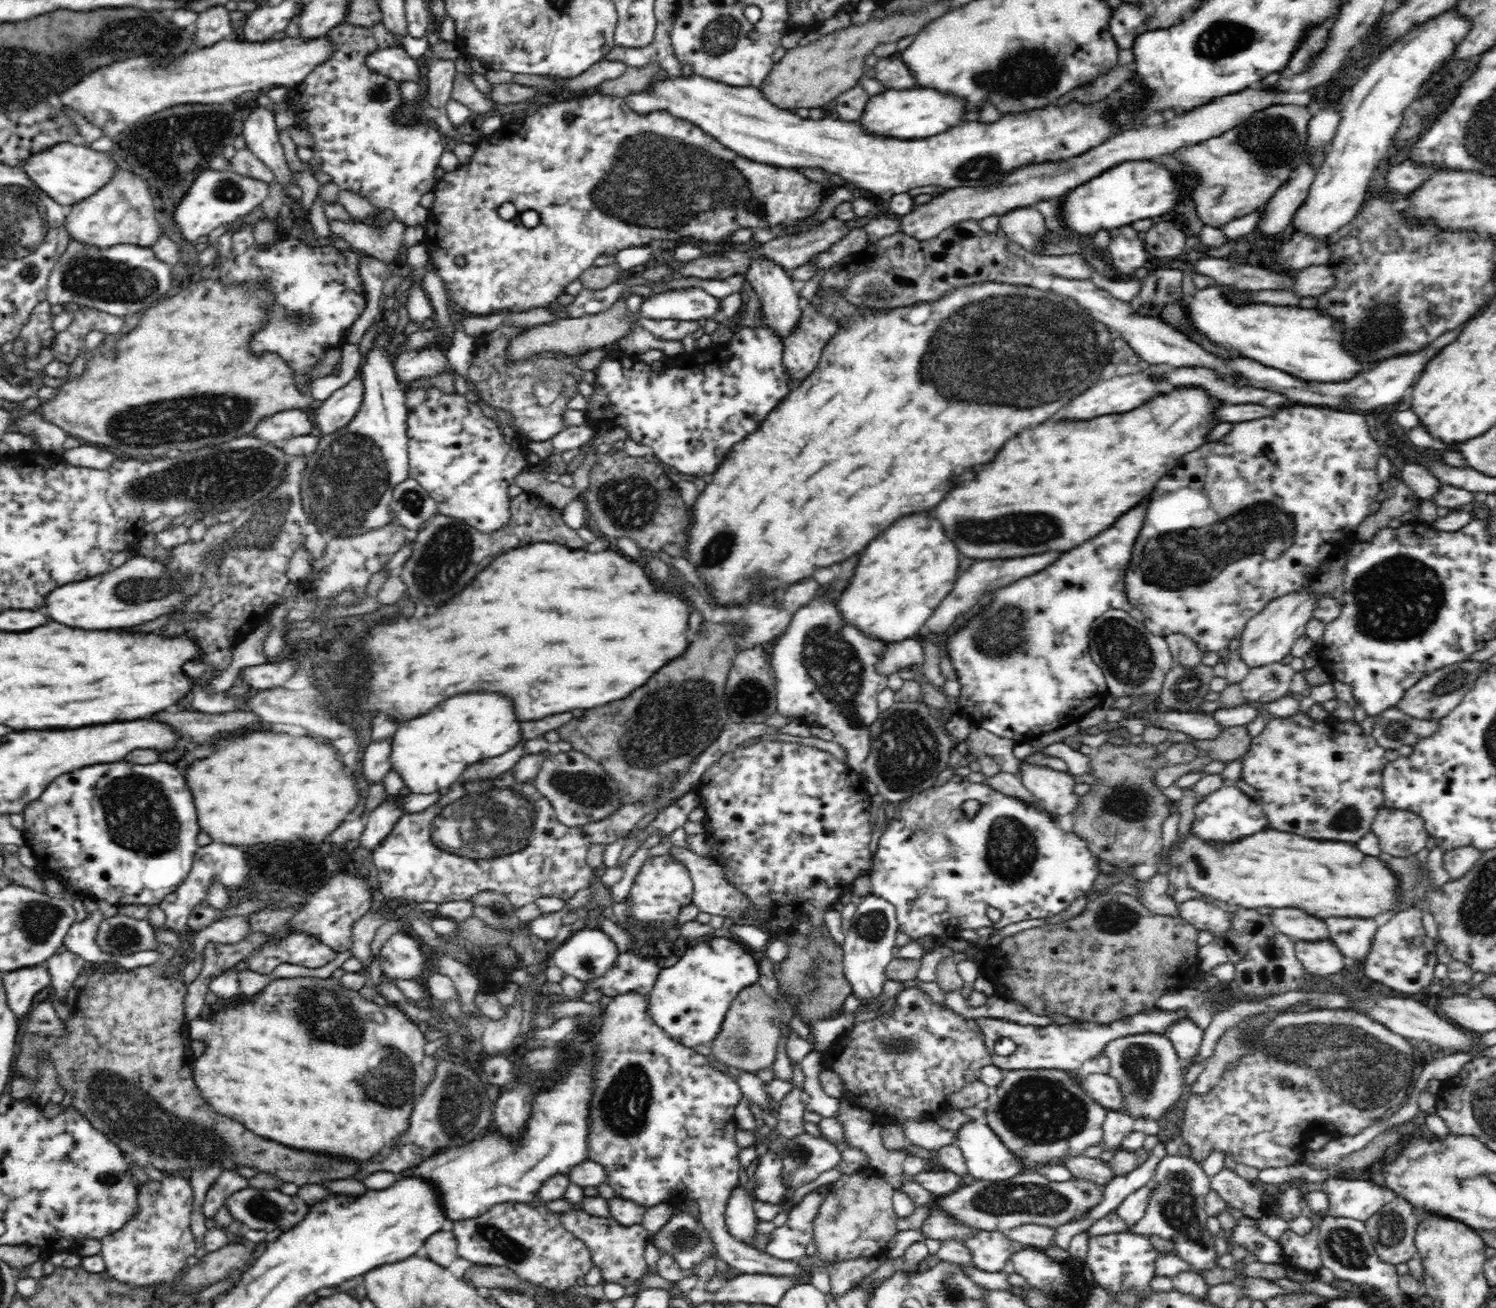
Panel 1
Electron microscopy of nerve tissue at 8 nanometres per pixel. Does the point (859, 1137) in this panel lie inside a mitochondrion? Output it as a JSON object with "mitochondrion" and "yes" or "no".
{"mitochondrion":"no"}

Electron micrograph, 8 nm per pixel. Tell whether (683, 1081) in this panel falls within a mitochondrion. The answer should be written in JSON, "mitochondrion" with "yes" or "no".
{"mitochondrion":"no"}

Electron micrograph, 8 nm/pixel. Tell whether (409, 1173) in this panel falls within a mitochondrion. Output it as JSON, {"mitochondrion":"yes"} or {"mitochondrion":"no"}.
{"mitochondrion":"no"}

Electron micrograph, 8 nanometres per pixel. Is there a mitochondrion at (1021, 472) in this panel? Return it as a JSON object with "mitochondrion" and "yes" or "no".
{"mitochondrion":"no"}

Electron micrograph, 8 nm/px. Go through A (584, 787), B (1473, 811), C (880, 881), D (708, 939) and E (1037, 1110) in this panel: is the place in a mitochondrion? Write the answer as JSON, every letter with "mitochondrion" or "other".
{"A":"mitochondrion","B":"other","C":"other","D":"other","E":"mitochondrion"}

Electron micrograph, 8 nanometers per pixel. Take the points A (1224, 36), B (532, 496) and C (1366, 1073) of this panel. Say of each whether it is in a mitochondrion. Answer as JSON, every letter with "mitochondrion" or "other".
{"A":"mitochondrion","B":"other","C":"mitochondrion"}

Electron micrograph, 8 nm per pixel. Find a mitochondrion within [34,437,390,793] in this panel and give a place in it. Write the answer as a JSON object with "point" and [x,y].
{"point":[233,474]}

